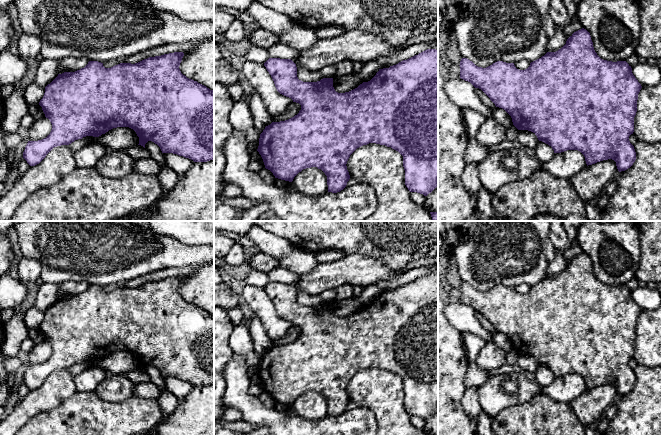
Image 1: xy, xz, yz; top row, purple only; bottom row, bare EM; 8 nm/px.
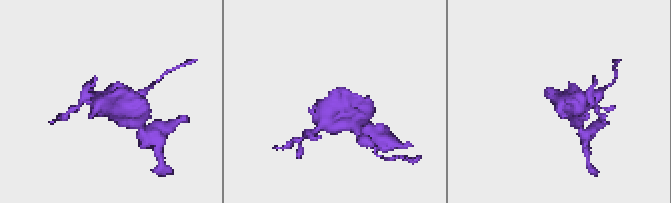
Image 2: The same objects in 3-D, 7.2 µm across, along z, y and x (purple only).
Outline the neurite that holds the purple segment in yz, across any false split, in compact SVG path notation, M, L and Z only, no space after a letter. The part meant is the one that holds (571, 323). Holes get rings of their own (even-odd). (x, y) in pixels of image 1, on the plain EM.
M586 253L574 256L561 273L547 276L531 286L525 294L517 293L514 287L503 285L482 292L467 282L462 282L459 290L461 303L481 313L496 331L504 333L511 340L513 349L518 354L533 356L539 365L551 370L554 377L578 374L584 379L587 390L612 383L619 396L627 394L635 386L636 376L629 360L634 356L634 341L642 310L626 285L607 285L597 279Z

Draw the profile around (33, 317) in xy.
M33 306L25 313L24 321L28 329L34 329L39 328L40 324L44 320L44 317L45 313Z

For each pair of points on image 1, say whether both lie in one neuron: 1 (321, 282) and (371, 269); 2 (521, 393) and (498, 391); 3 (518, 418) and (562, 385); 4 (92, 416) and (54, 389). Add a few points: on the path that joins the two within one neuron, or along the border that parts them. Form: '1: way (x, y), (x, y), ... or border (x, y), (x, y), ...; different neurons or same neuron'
1: way (333, 274), (345, 270), (359, 270); same neuron
2: way (515, 391), (504, 391); same neuron
3: border (541, 391), (557, 401), (569, 404); different neurons
4: border (76, 390), (48, 411); different neurons

